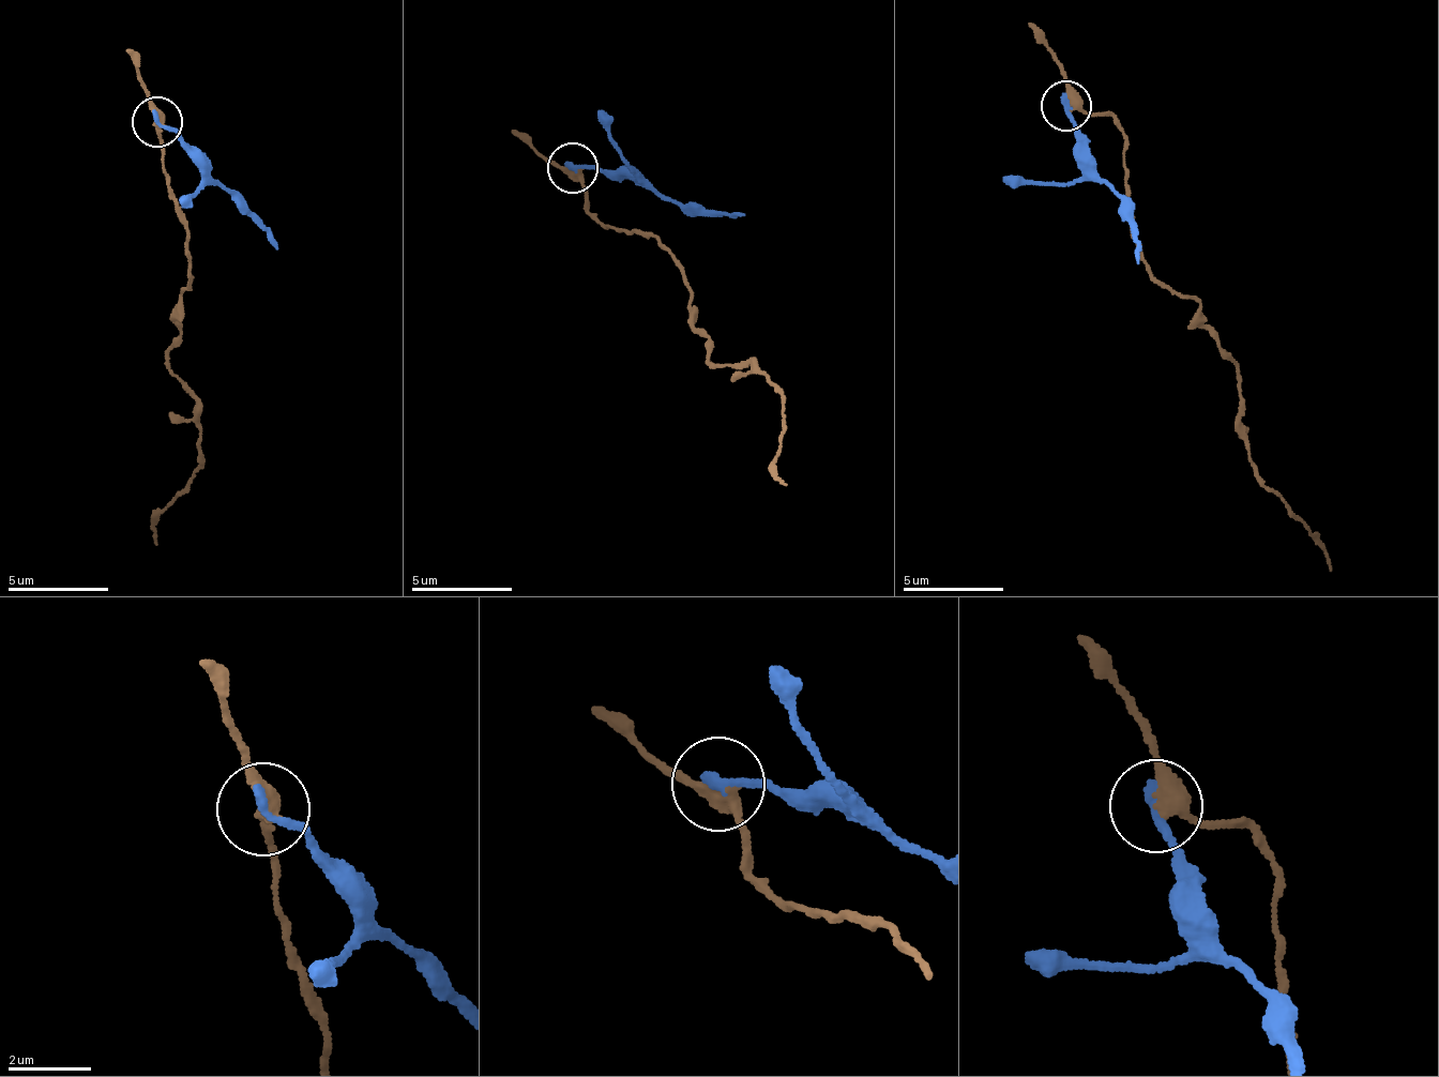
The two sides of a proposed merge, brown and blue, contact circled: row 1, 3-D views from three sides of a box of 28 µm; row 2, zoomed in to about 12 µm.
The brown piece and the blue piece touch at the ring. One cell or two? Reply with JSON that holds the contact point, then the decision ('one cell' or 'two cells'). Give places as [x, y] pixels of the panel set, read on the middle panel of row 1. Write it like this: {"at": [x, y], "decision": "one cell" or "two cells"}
{"at": [573, 167], "decision": "two cells"}

